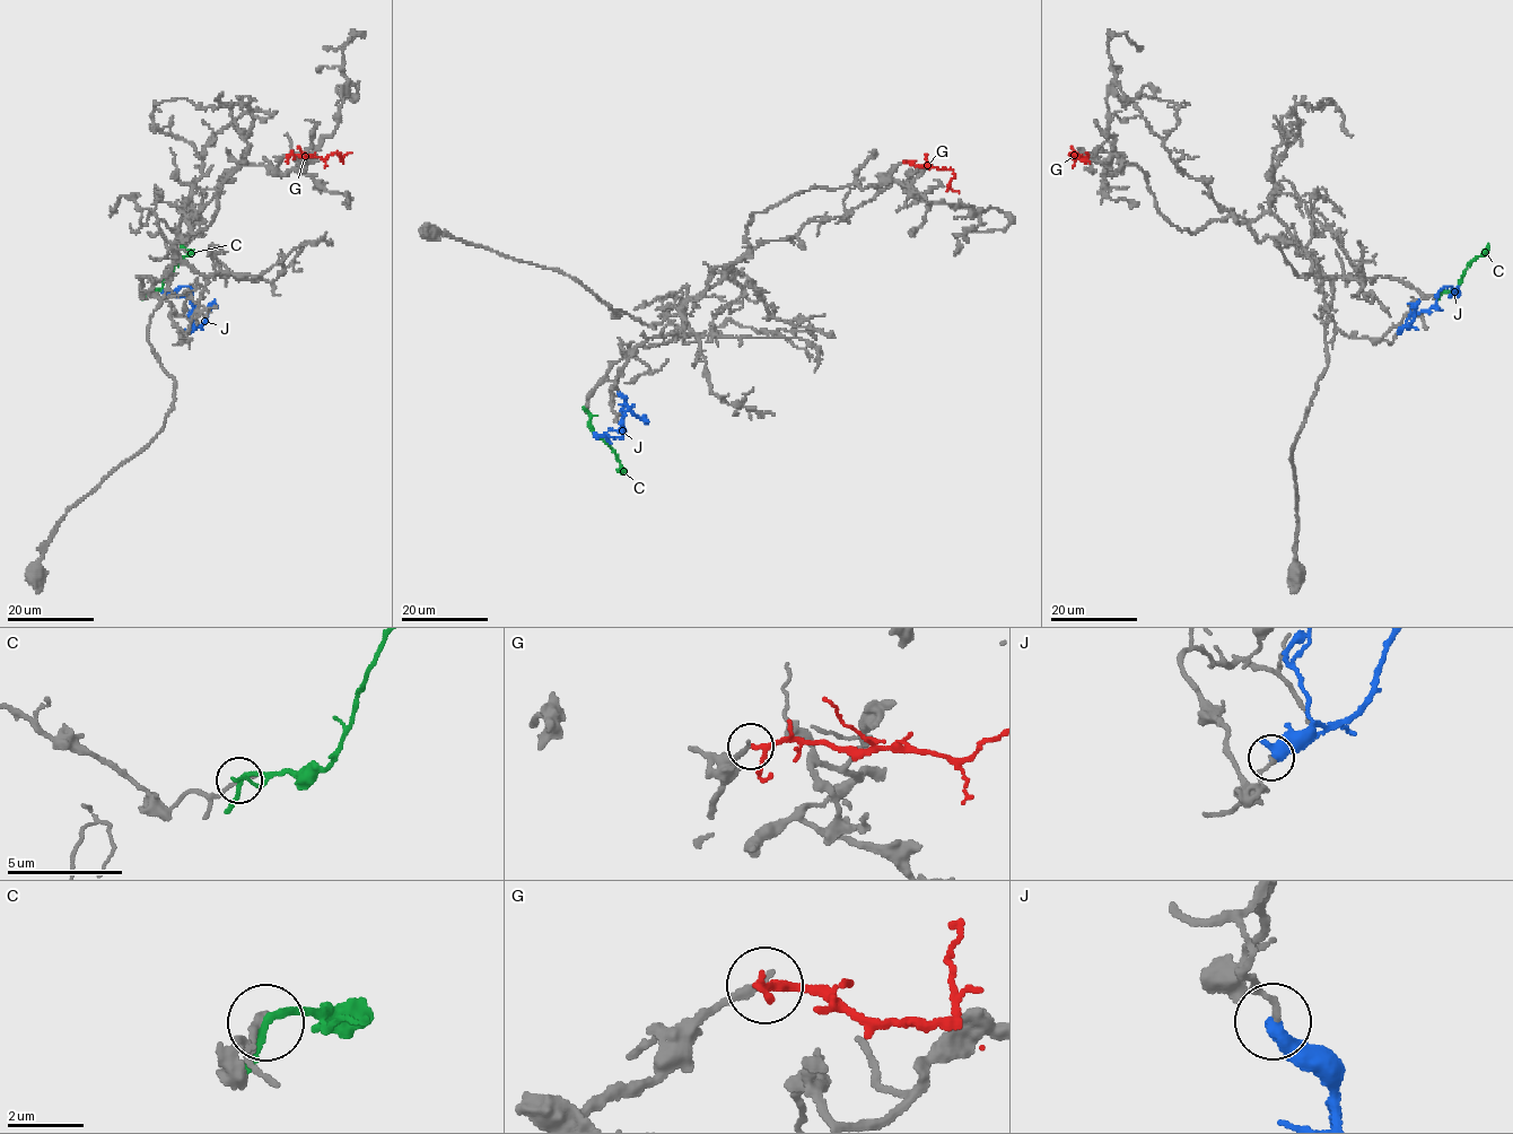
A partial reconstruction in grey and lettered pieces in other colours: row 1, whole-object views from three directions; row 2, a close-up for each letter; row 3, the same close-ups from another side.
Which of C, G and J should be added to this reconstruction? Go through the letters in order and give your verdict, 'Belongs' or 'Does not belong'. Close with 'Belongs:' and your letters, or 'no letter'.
C: Does not belong
G: Does not belong
J: Does not belong
Belongs: no letter

